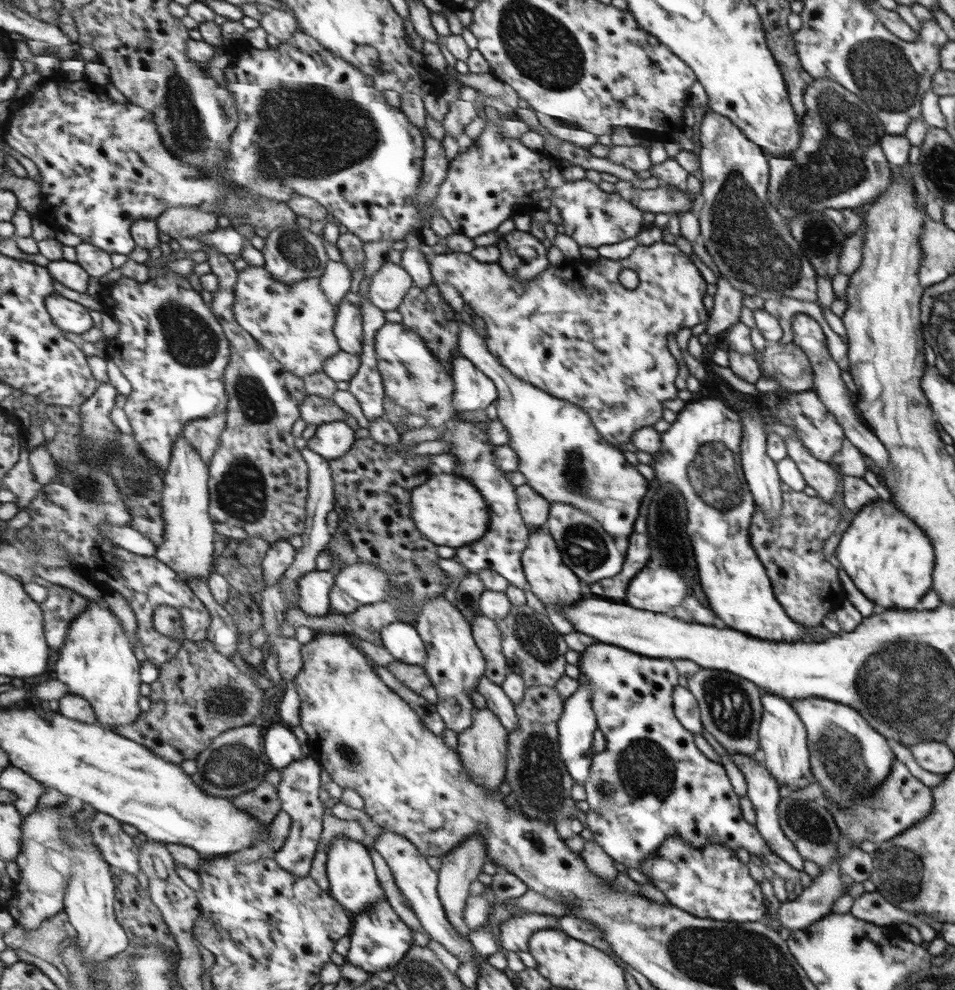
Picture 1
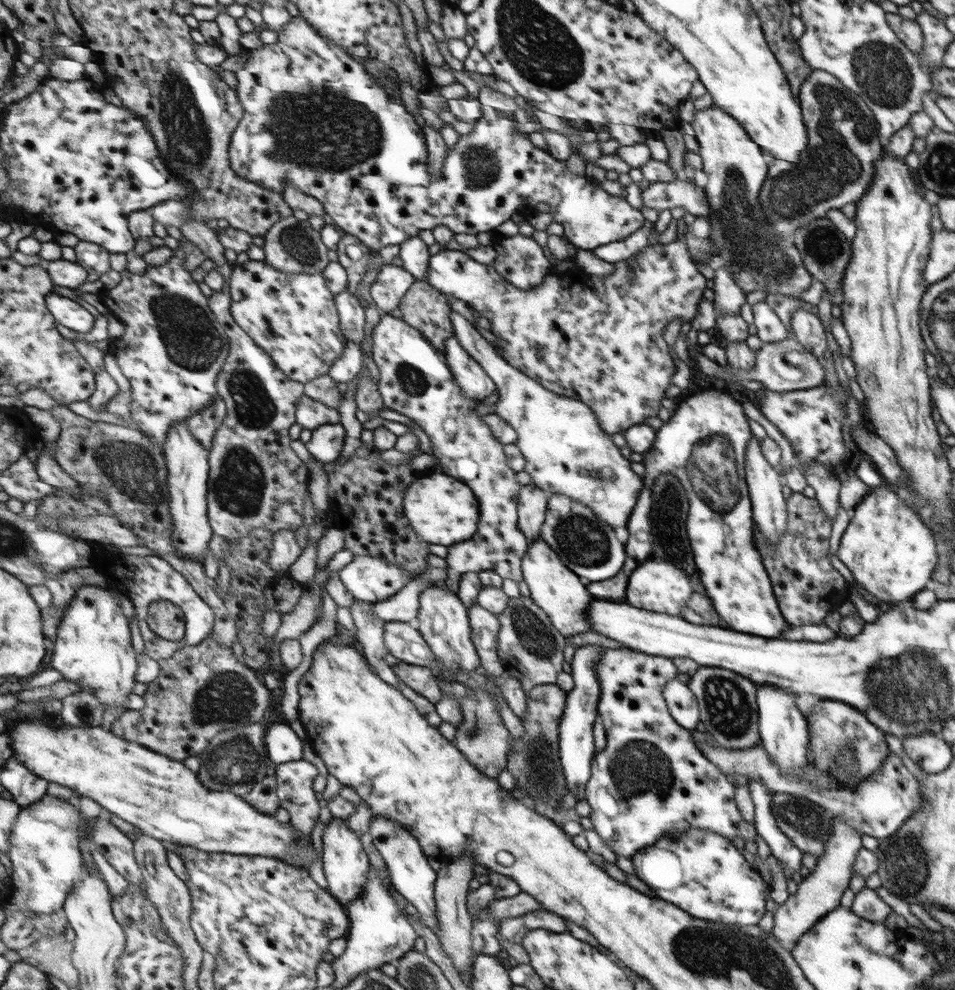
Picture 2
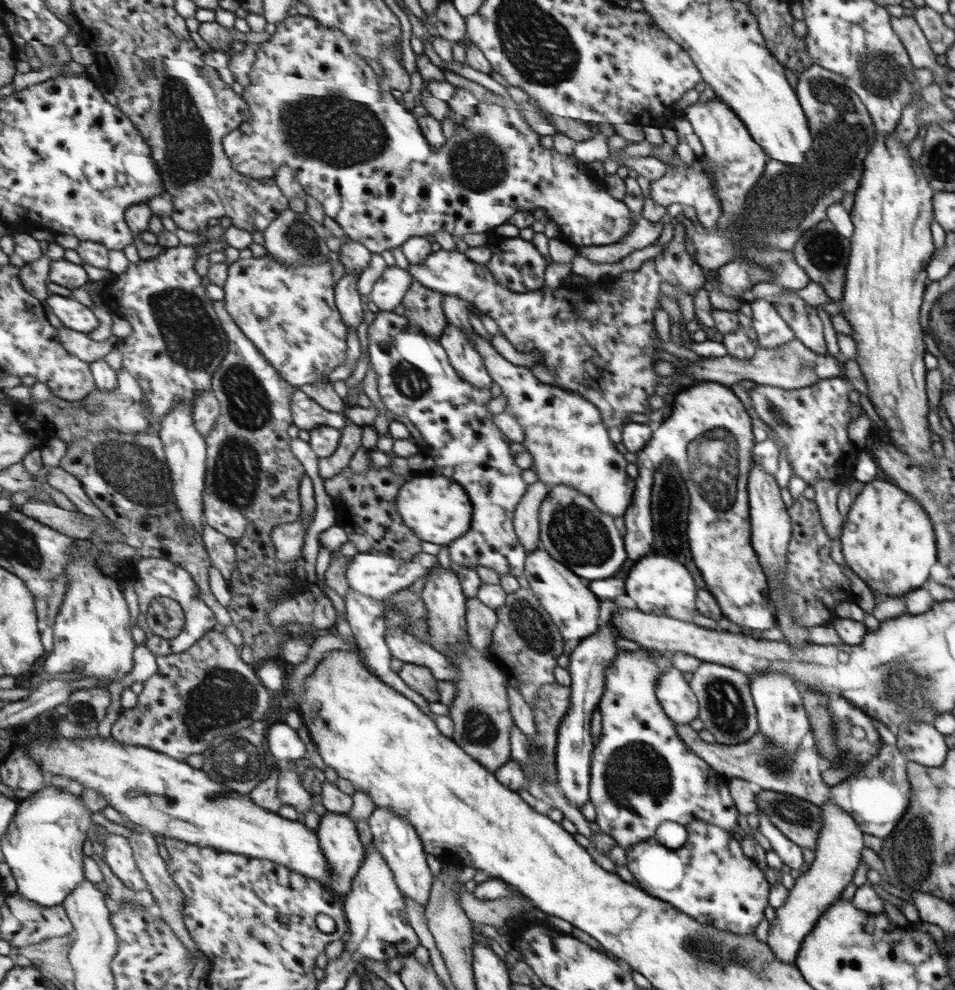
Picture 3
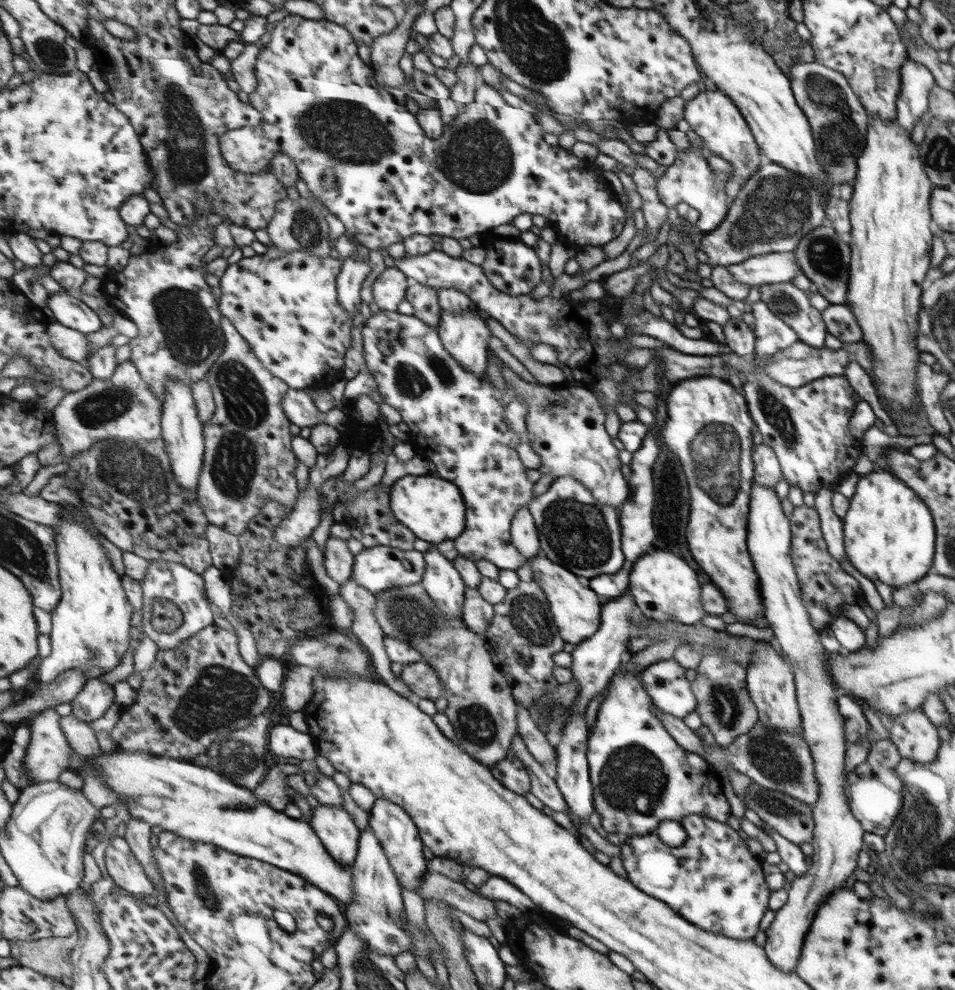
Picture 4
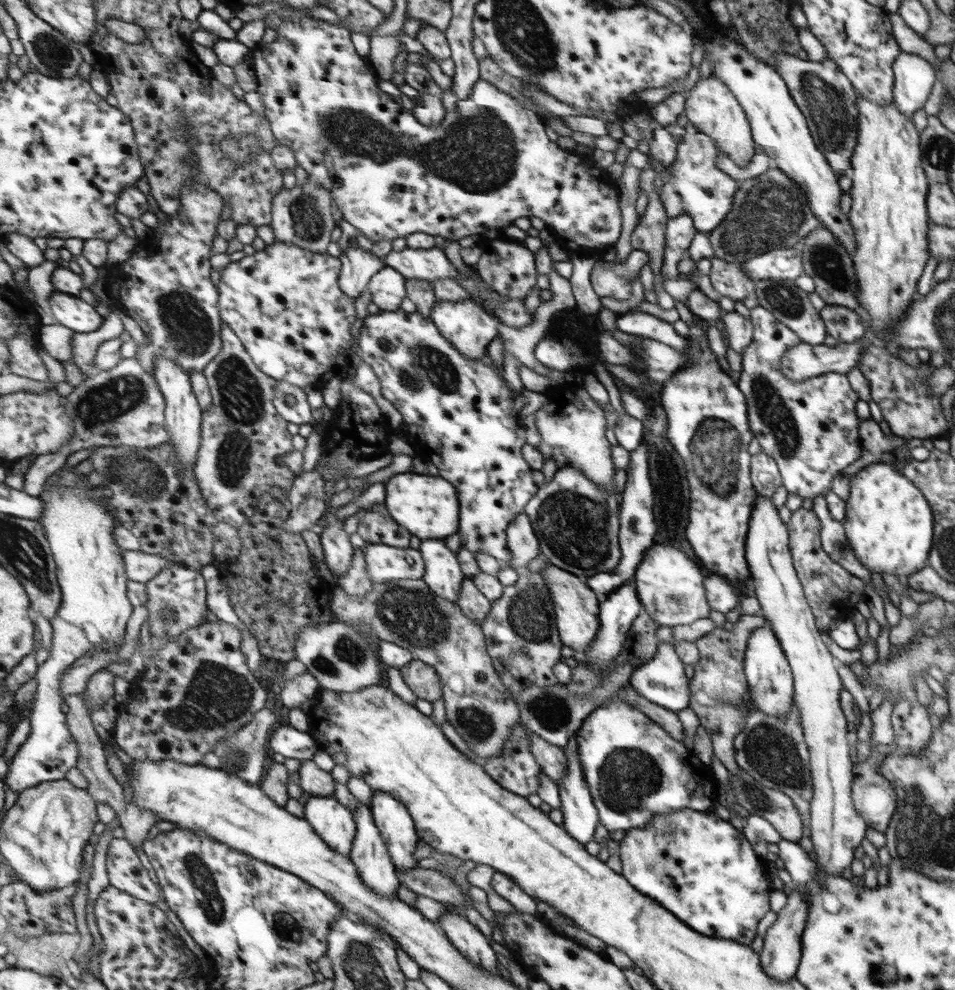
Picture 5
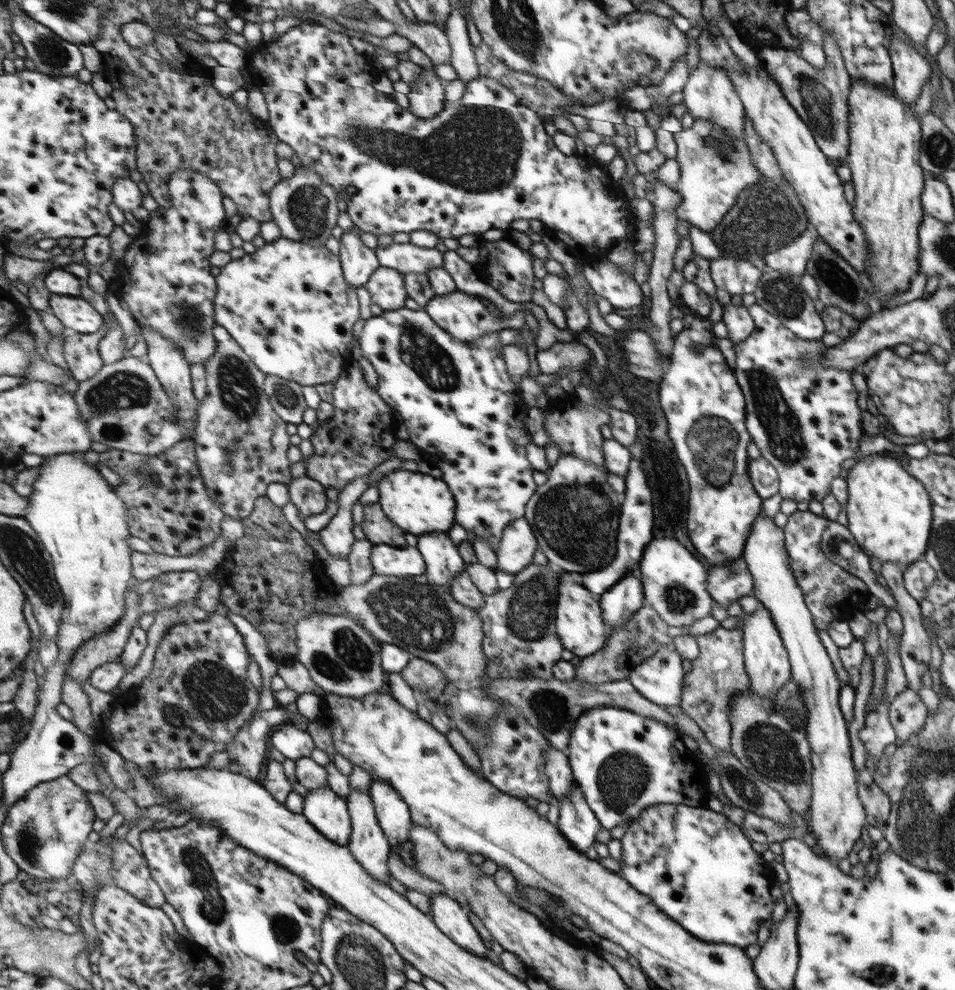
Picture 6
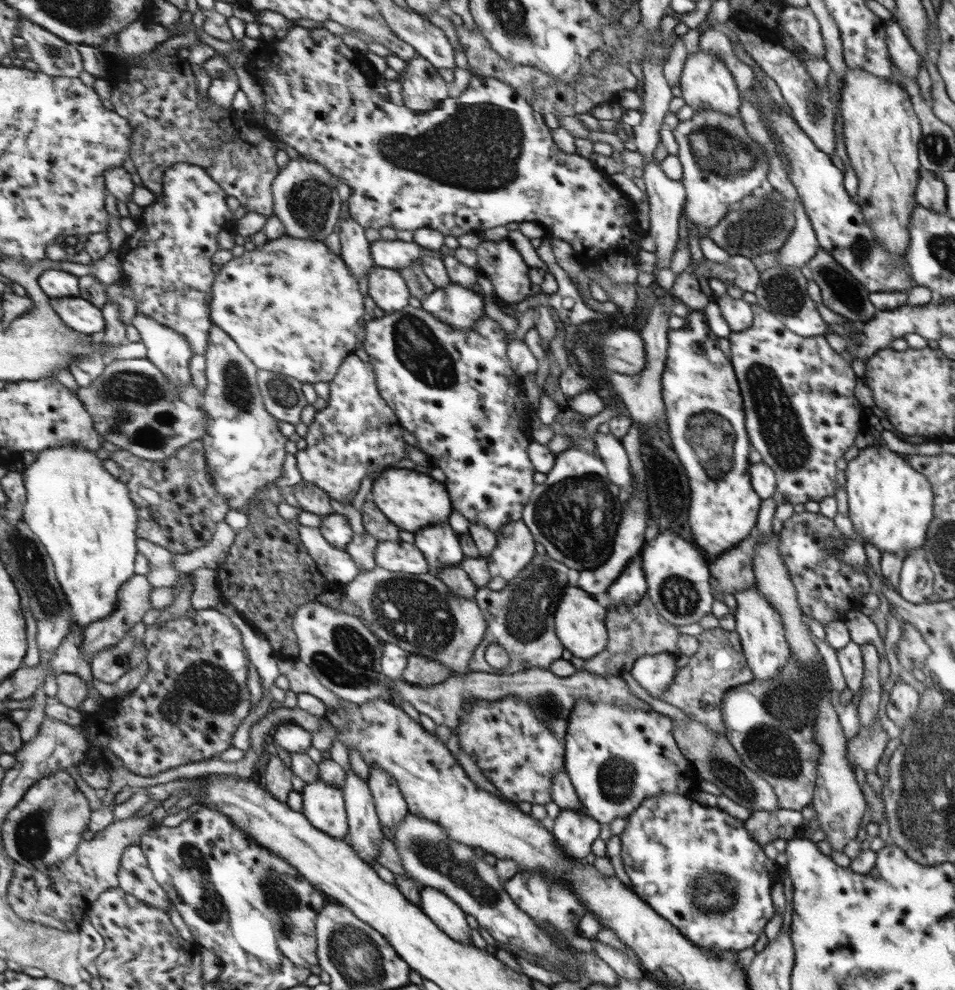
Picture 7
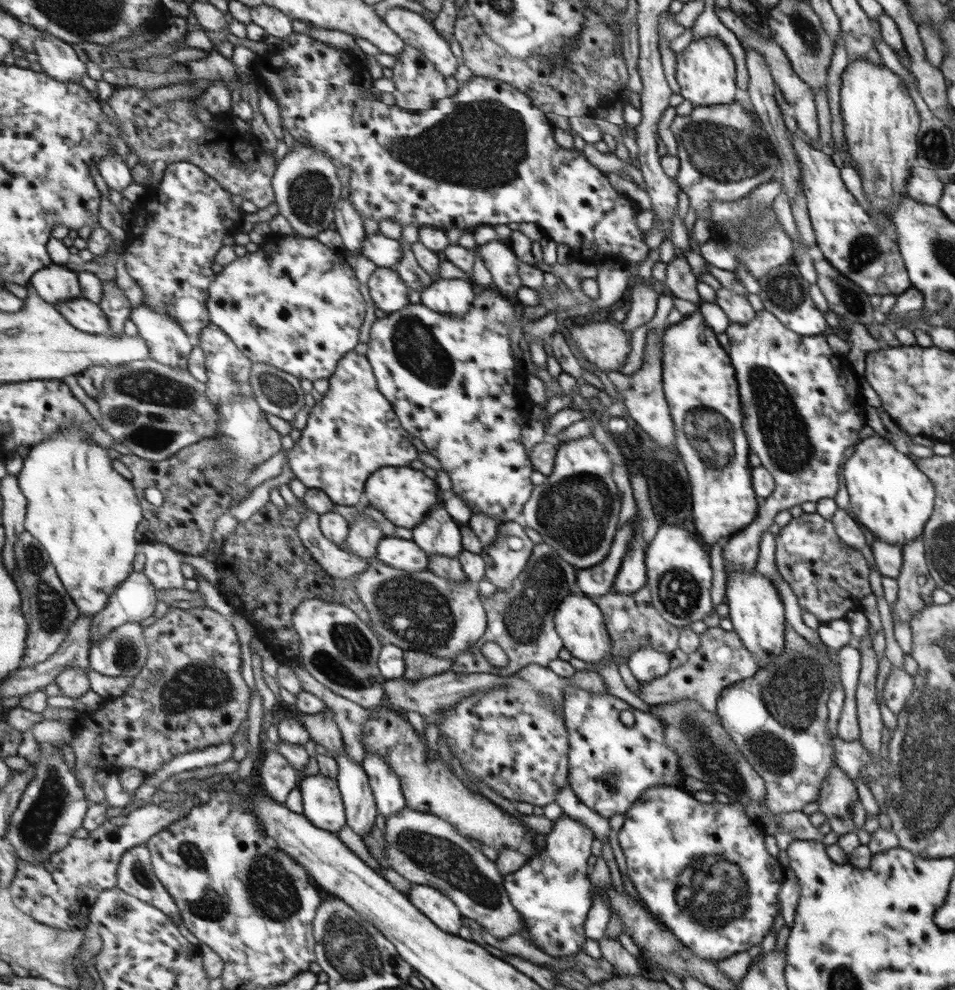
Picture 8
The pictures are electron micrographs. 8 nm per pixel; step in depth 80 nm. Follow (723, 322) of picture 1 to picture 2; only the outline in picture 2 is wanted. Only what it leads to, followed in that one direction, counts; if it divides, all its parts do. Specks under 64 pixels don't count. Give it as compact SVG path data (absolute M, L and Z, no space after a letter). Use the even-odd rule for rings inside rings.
M721 266L714 270L712 281L712 308L716 316L738 314L744 303L745 293L733 282L730 268Z

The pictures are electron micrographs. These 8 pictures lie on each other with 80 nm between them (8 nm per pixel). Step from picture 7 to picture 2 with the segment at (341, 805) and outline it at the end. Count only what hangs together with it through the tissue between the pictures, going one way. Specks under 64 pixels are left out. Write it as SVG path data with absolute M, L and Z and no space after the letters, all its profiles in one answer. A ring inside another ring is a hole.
M333 816L326 826L323 833L323 871L328 881L327 889L339 903L347 906L366 892L372 864L360 839L361 834L351 830L343 818Z

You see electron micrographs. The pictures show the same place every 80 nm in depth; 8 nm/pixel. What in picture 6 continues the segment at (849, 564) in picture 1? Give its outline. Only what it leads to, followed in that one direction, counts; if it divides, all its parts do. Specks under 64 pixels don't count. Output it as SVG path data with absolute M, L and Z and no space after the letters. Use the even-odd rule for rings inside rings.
M883 454L859 458L845 470L848 500L845 512L848 531L857 546L883 563L893 563L902 571L923 556L932 521L932 507L926 486L901 468L899 462Z

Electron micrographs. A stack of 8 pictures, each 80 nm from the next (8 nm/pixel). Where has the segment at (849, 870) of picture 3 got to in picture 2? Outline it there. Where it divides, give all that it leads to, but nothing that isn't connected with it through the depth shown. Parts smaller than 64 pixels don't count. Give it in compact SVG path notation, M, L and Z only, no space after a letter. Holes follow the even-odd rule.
M832 817L832 831L824 846L823 854L816 859L813 871L798 884L796 893L789 895L787 900L775 910L773 914L773 928L771 936L775 942L791 953L791 948L797 944L801 934L805 934L815 922L818 922L827 912L840 905L842 892L848 888L852 876L852 864L855 855L861 848L859 833L847 826L840 818Z

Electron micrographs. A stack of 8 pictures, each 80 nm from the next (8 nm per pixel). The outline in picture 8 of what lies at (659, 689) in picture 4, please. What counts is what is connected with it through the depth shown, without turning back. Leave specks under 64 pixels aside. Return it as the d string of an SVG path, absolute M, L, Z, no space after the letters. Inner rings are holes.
M644 646L634 650L629 655L626 664L636 680L649 682L663 676L668 671L669 656Z

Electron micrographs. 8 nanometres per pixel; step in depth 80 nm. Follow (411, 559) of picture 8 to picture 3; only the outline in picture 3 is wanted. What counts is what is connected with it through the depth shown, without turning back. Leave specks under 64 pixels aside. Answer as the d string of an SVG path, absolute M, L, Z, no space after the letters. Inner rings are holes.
M369 552L367 554L357 553L347 570L347 580L350 588L358 590L361 594L365 594L375 600L385 601L393 594L403 589L409 588L421 576L425 576L429 570L433 569L435 565L439 565L437 556L422 552L413 557L413 561L405 561L405 559L394 556L393 553Z

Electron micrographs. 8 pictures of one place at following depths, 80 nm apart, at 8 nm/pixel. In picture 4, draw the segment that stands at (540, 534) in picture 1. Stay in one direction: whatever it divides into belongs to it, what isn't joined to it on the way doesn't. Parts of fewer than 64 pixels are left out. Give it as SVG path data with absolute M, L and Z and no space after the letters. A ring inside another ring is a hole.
M541 553L528 561L531 569L531 580L538 584L538 587L542 589L543 594L546 596L548 607L562 639L574 645L589 639L601 624L599 622L601 618L599 618L597 596L586 586L581 586L575 574L571 574L565 568L553 564Z

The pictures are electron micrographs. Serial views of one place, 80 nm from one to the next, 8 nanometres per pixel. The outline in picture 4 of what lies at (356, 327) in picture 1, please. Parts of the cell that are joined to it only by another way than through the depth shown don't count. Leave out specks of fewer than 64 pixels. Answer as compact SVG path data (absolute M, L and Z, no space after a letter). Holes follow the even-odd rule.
M351 256L344 259L343 270L338 276L338 299L348 314L357 316L361 312L361 288L365 278L372 273L368 260L356 260Z

